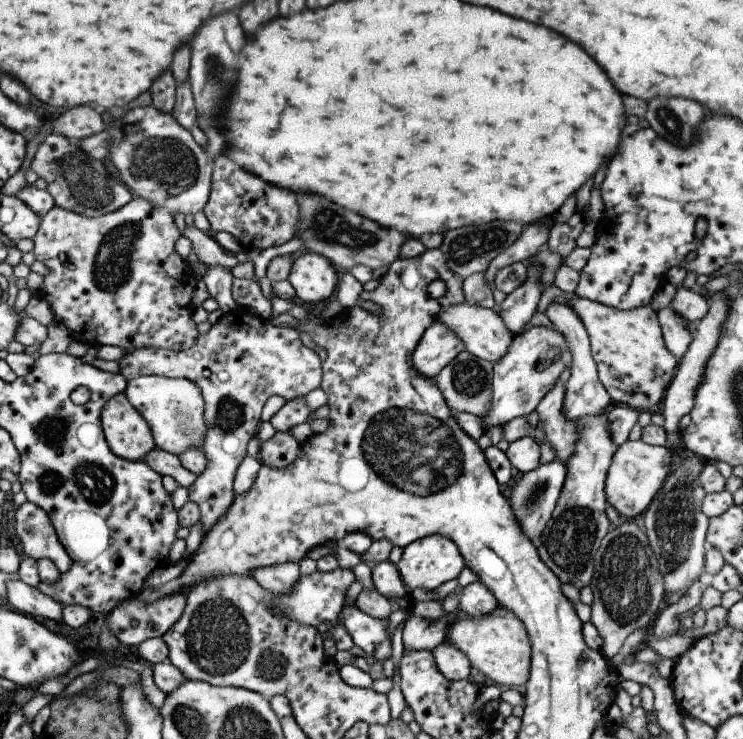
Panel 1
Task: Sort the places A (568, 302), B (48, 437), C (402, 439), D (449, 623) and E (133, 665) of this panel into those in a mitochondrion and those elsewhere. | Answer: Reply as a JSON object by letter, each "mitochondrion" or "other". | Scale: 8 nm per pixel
{"A":"other","B":"mitochondrion","C":"mitochondrion","D":"other","E":"other"}

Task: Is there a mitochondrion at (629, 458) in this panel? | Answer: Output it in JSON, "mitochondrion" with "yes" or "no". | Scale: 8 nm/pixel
{"mitochondrion":"no"}

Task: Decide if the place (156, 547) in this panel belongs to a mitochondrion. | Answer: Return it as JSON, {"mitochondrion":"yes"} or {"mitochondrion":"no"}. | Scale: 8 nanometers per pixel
{"mitochondrion":"no"}

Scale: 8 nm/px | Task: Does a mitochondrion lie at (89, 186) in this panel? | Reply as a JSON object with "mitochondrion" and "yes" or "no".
{"mitochondrion":"yes"}

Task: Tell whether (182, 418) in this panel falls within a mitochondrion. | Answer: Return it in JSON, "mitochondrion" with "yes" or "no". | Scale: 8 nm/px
{"mitochondrion":"yes"}

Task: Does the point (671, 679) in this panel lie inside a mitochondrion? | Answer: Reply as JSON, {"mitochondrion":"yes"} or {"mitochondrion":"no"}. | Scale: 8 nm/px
{"mitochondrion":"no"}

